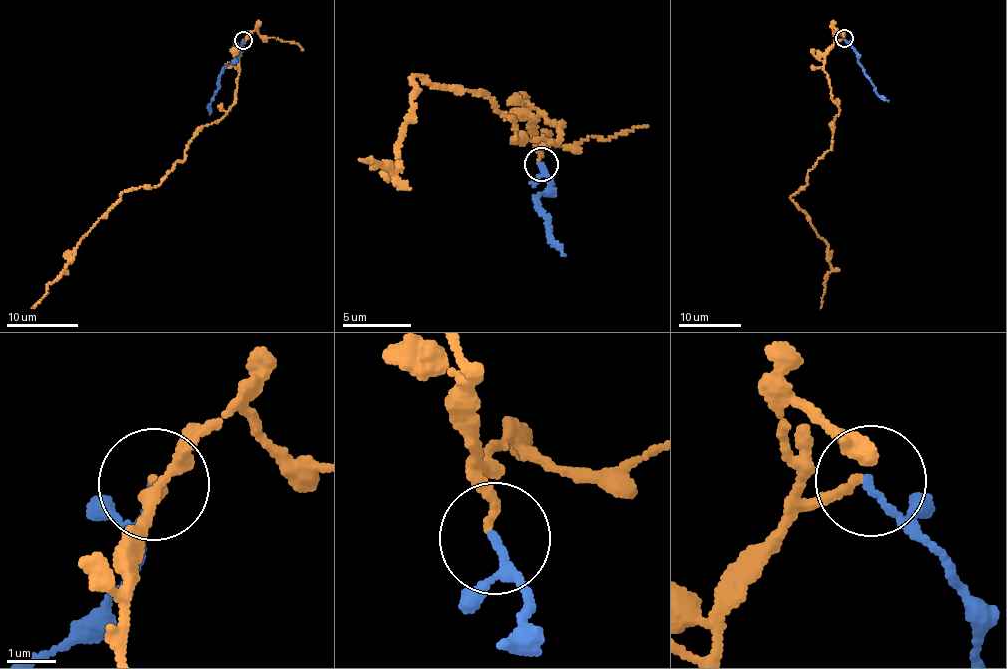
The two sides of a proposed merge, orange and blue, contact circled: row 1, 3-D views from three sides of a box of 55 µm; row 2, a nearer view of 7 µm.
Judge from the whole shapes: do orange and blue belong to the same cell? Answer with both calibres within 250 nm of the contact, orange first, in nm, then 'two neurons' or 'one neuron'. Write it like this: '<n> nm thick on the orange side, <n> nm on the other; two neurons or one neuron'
180 nm thick on the orange side, 130 nm on the other; two neurons

